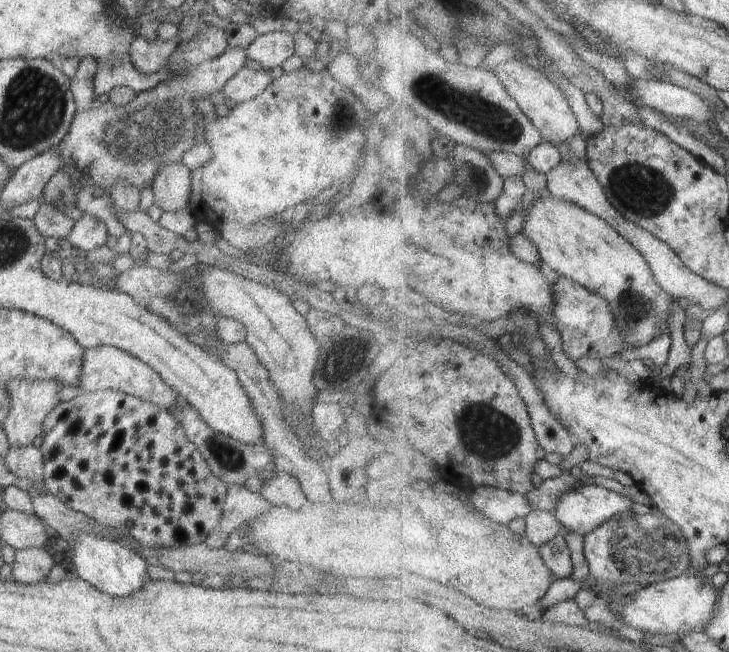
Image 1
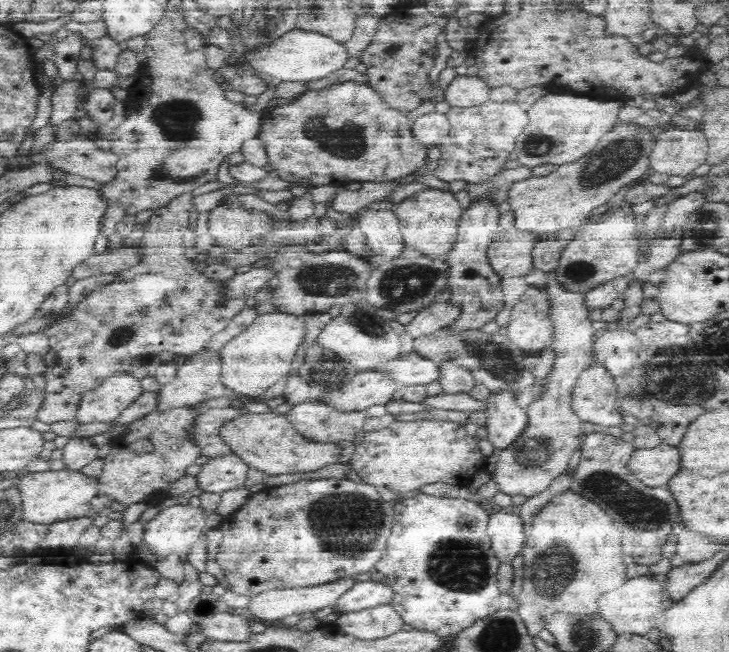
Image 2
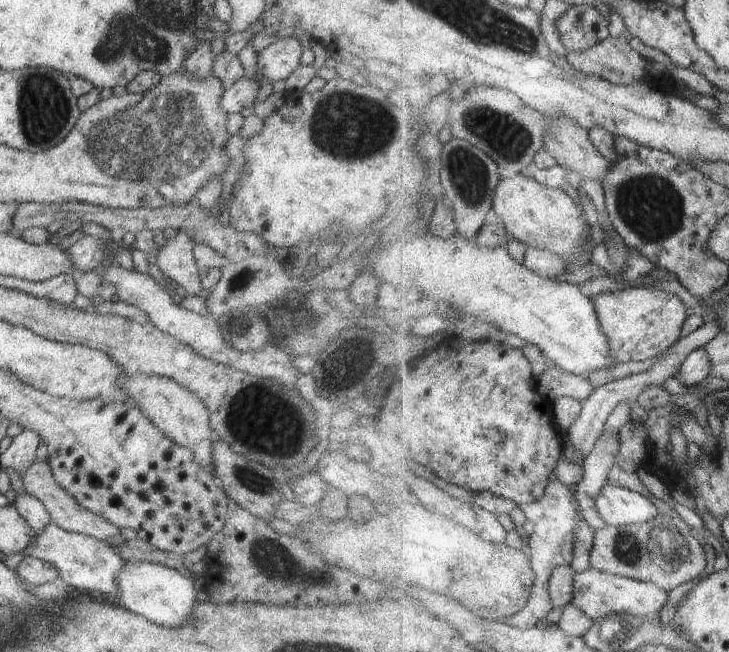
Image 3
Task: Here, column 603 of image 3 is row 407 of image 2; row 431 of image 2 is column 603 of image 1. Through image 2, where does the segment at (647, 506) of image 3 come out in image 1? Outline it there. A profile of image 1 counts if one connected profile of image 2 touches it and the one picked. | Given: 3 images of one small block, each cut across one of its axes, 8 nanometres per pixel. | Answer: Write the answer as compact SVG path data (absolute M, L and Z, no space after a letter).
M582 484L576 486L574 490L566 492L564 498L558 504L558 510L554 512L558 516L558 520L564 526L564 532L568 534L580 534L580 536L587 536L594 530L598 529L606 522L614 518L620 518L622 514L632 512L634 510L634 501L630 500L624 494L618 494L596 484Z

